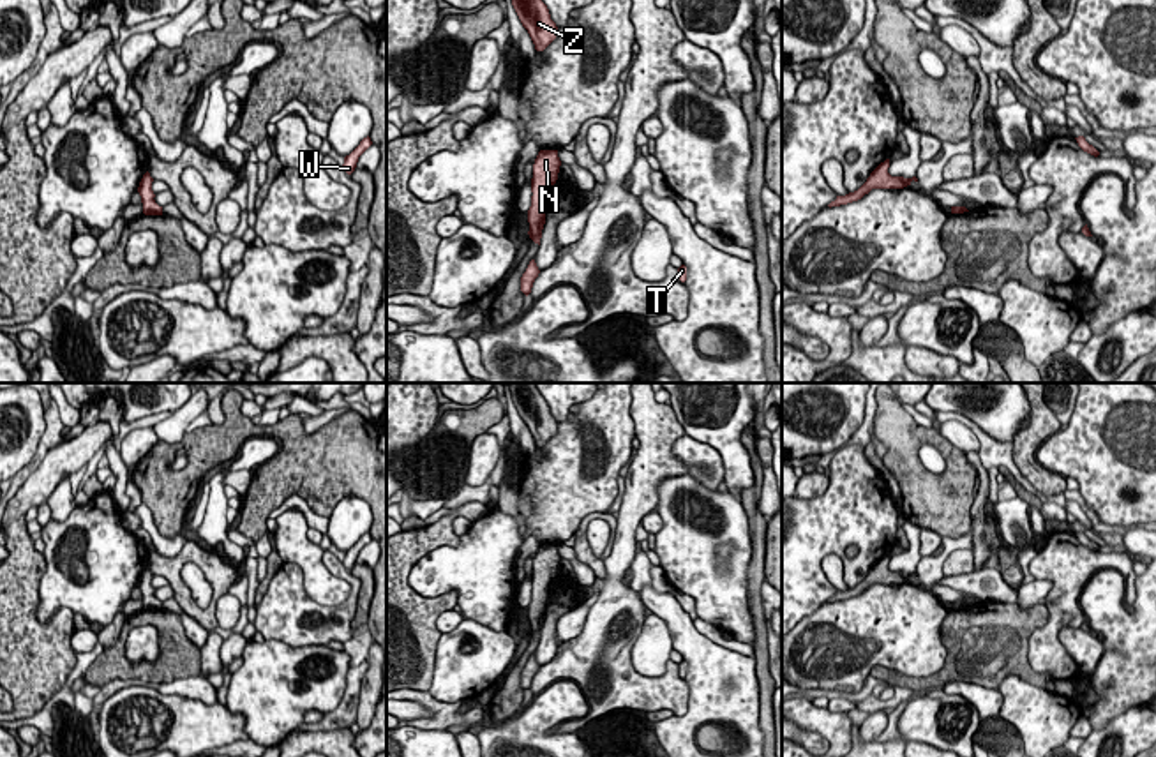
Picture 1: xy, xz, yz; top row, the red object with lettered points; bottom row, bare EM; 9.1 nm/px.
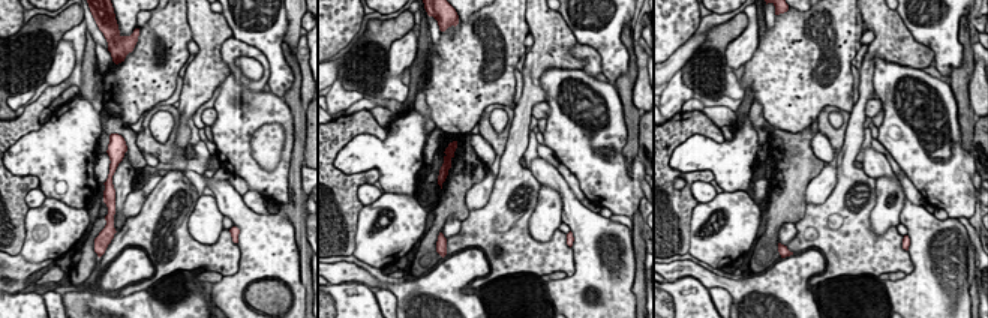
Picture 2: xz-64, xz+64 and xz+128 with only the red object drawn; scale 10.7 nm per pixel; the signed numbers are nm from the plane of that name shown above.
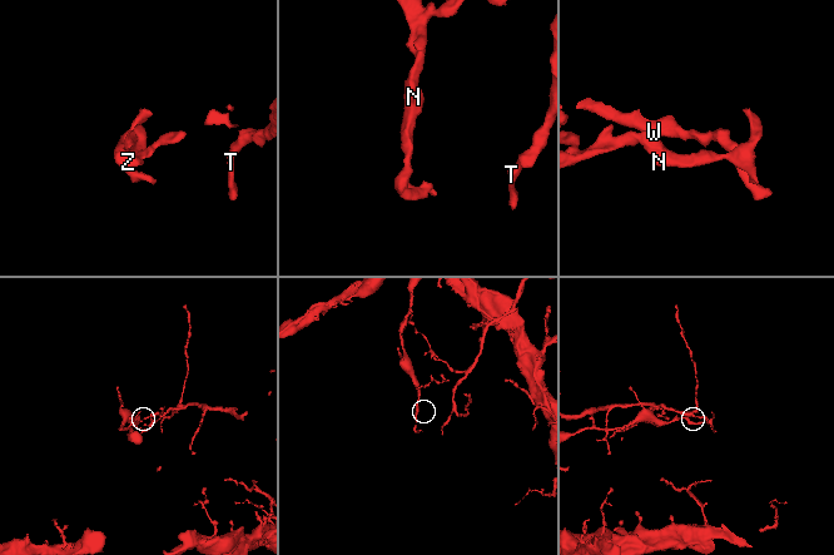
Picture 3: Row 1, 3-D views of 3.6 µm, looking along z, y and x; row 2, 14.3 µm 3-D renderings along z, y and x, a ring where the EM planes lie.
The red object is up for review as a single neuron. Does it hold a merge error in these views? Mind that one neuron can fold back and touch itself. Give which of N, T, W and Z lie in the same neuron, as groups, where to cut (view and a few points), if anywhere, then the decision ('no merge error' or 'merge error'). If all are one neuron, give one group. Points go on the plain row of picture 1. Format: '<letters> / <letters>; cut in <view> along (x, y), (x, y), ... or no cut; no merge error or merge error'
N T W Z; no cut; no merge error

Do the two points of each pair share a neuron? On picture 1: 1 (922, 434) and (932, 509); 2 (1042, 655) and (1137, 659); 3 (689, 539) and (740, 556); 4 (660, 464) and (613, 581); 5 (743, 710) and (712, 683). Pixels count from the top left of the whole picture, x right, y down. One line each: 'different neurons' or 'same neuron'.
1: same neuron
2: different neurons
3: same neuron
4: same neuron
5: same neuron

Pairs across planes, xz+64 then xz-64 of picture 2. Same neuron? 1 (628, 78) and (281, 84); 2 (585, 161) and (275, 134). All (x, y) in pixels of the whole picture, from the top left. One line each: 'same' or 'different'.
1: different
2: different

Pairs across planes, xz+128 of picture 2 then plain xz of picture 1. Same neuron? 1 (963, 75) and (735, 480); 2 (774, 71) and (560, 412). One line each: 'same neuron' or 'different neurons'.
1: different neurons
2: different neurons

